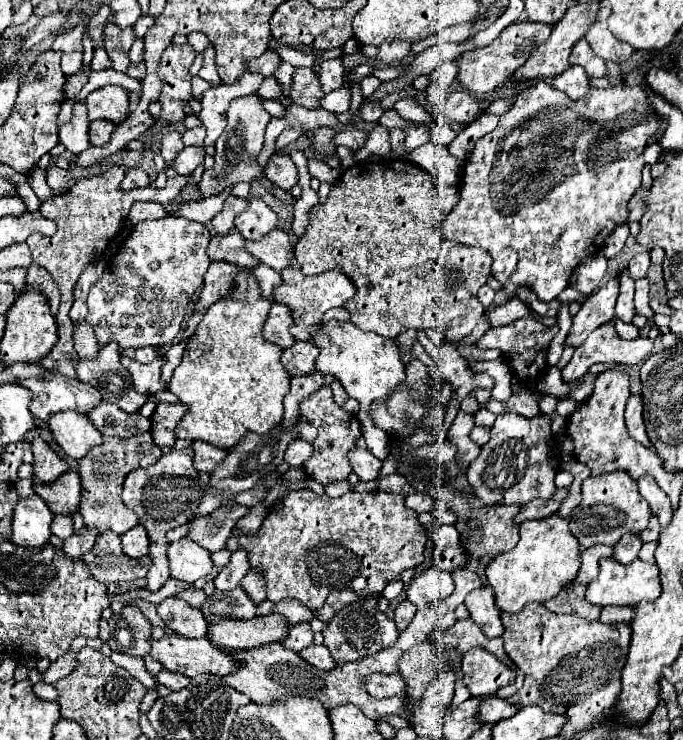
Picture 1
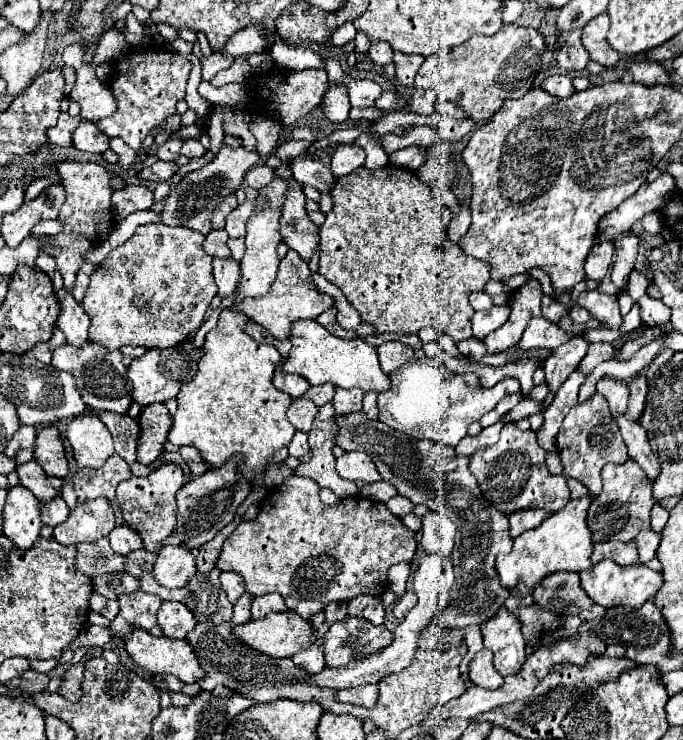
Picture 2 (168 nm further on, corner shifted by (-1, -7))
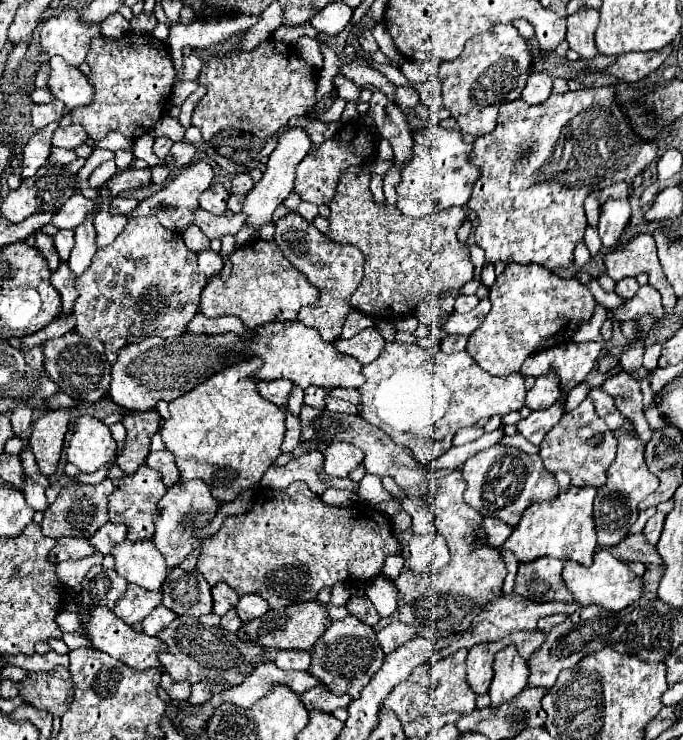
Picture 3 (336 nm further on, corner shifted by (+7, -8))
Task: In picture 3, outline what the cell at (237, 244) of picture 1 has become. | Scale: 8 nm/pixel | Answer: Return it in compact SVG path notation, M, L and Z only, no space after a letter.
M189 226L183 234L181 234L181 238L183 238L183 242L185 242L185 246L189 248L189 250L193 250L193 252L203 252L203 250L209 250L209 238L201 232L201 228L197 228L197 226Z

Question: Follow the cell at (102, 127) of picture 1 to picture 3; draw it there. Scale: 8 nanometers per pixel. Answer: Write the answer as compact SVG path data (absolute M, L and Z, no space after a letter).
M69 124L69 126L59 126L53 134L53 146L57 148L65 148L65 150L75 150L81 144L85 144L85 140L89 138L89 134L85 132L85 128Z

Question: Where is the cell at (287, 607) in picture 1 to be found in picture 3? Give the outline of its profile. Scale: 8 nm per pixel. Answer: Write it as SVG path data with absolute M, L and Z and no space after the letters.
M245 594L239 598L239 604L235 606L237 608L237 614L243 622L249 622L253 618L259 618L263 616L267 610L269 610L269 604L265 604L265 600L257 594Z

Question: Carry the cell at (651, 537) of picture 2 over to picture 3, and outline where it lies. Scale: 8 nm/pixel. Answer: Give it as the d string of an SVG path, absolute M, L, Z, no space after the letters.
M657 512L651 520L647 520L645 528L643 528L643 536L645 540L649 540L649 544L657 544L659 536L661 536L661 530L663 530L663 520L665 520L665 514L663 512Z

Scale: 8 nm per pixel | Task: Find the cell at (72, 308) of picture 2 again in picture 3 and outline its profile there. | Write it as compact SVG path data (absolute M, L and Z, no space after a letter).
M61 262L59 270L51 274L51 284L61 296L61 316L69 316L77 302L77 290L75 290L75 276L69 270L67 262Z

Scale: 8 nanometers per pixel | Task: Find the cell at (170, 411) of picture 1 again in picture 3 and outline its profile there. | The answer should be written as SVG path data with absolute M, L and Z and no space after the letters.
M157 410L147 412L127 412L123 416L123 426L127 430L125 450L117 458L119 468L125 474L133 474L149 456L149 442L159 430L161 414Z

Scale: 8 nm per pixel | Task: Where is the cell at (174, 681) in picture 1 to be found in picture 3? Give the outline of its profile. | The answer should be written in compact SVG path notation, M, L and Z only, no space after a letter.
M163 672L163 676L161 676L161 686L169 694L171 700L185 700L191 694L189 682L175 682L167 672Z

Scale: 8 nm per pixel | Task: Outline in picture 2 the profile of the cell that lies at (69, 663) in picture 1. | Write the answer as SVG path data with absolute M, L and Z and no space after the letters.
M25 671L21 675L21 683L19 683L19 689L27 695L35 695L35 693L41 693L47 689L47 683L49 683L49 677L45 673L39 673L39 671Z

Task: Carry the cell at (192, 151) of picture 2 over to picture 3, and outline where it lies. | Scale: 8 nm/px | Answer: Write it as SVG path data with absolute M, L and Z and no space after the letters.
M185 140L175 142L173 148L169 150L169 156L165 156L165 164L167 164L169 170L179 172L181 168L185 168L187 164L193 162L195 152L197 152L197 150L195 150L193 144L189 144L189 142L185 142Z

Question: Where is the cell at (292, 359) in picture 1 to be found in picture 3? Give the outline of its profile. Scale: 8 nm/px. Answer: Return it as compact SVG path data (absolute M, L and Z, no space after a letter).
M259 380L257 388L265 400L269 400L277 406L285 406L285 402L293 390L293 382L289 382L289 380L271 380L271 382Z

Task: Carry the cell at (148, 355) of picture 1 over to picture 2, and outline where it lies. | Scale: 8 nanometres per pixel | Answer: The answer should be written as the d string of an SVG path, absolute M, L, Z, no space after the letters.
M123 345L123 347L121 347L123 363L129 367L129 365L131 365L131 361L133 361L133 359L137 359L137 357L141 357L145 351L147 351L147 349L145 349L145 347L141 347L141 345Z

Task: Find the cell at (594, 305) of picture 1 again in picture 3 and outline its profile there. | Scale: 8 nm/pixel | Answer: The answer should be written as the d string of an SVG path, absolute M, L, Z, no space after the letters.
M549 372L549 376L539 376L535 380L535 386L527 392L525 406L529 406L531 410L545 410L557 402L559 394L561 394L561 390L557 384L557 376L553 376L553 372Z

